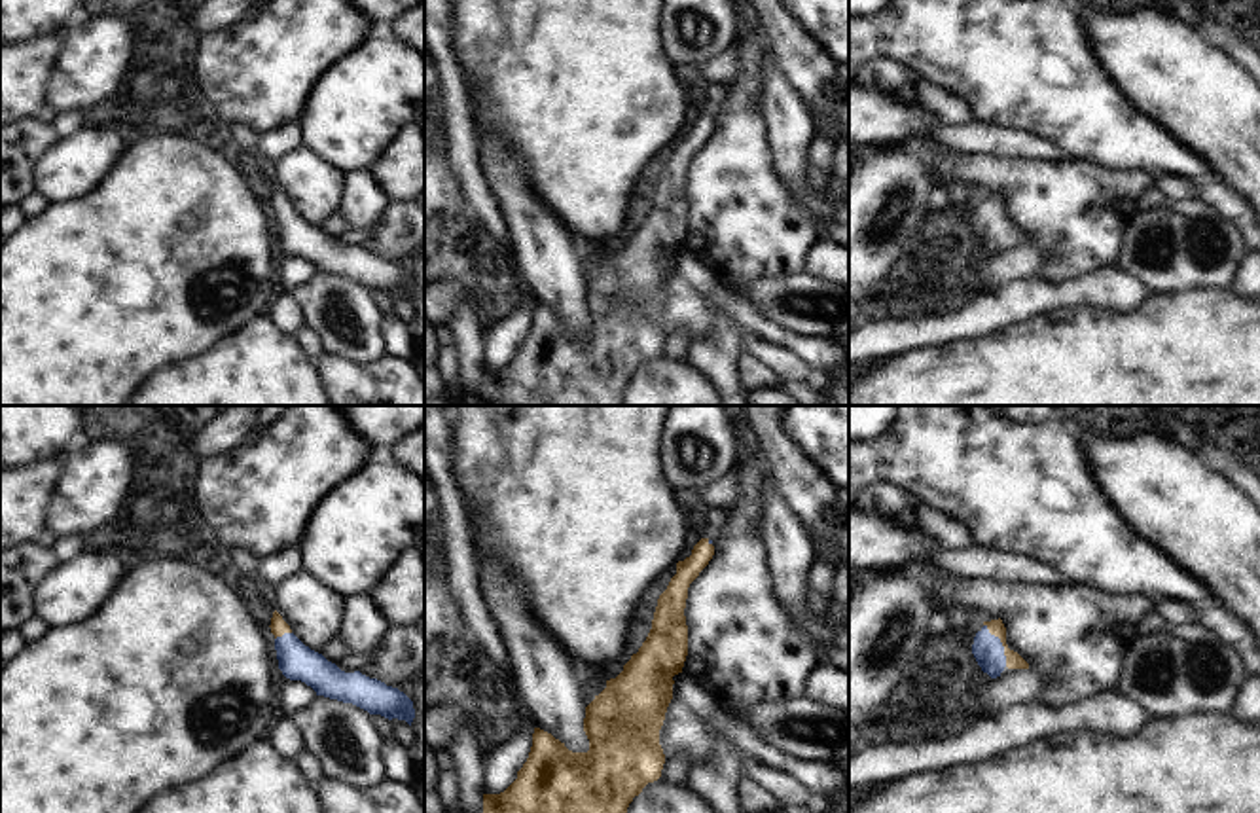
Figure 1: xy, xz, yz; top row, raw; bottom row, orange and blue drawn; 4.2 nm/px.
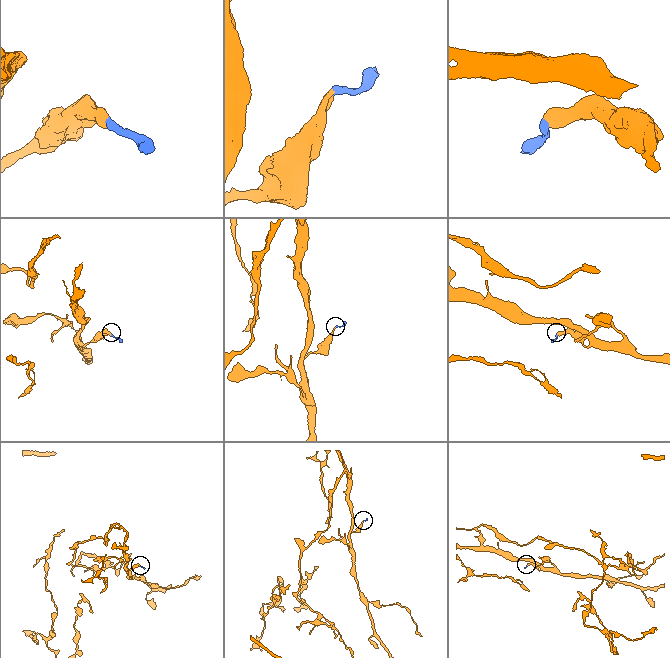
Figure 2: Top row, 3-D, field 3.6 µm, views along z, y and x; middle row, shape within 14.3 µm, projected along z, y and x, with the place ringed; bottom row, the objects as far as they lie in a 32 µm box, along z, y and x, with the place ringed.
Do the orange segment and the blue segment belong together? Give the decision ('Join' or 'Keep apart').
Join

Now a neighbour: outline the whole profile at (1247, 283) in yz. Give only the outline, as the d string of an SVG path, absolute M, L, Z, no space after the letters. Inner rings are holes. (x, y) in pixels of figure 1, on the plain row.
M1249 250L1239 265L1232 292L1245 301L1260 299L1260 250Z

